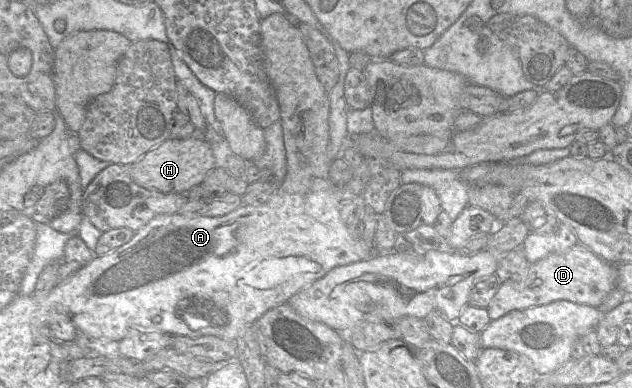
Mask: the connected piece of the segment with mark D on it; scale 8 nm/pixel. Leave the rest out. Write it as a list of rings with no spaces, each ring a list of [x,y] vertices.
[[[578,242],[564,252],[551,253],[531,263],[522,283],[502,282],[487,310],[490,319],[496,320],[513,310],[545,305],[557,300],[598,308],[615,287],[616,265],[603,260]]]

